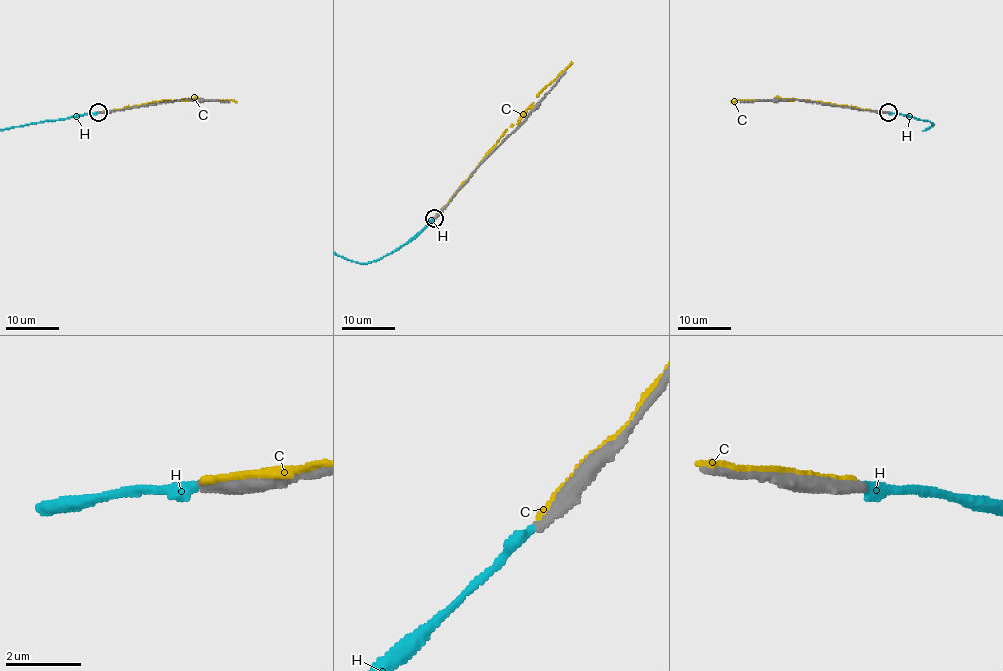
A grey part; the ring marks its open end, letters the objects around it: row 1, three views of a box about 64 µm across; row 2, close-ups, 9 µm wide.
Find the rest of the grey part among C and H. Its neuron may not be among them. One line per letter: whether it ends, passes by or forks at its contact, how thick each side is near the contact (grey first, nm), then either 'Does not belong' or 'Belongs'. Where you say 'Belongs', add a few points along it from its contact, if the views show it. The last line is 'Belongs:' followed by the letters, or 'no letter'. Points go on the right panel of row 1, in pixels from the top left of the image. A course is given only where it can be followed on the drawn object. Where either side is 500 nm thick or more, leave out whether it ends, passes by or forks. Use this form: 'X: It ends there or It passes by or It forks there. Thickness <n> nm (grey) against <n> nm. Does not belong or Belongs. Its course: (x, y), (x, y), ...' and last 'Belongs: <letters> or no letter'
C: It passes by. Thickness 400 nm (grey) against 200 nm. Does not belong
H: It ends there. Thickness 280 nm (grey) against 300 nm. Belongs
Belongs: H

